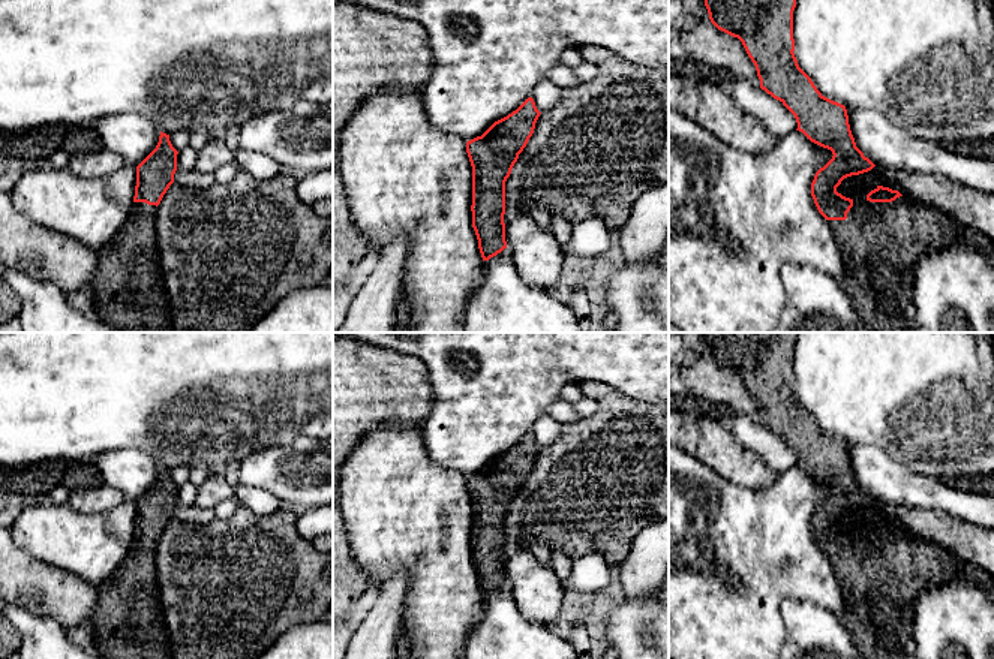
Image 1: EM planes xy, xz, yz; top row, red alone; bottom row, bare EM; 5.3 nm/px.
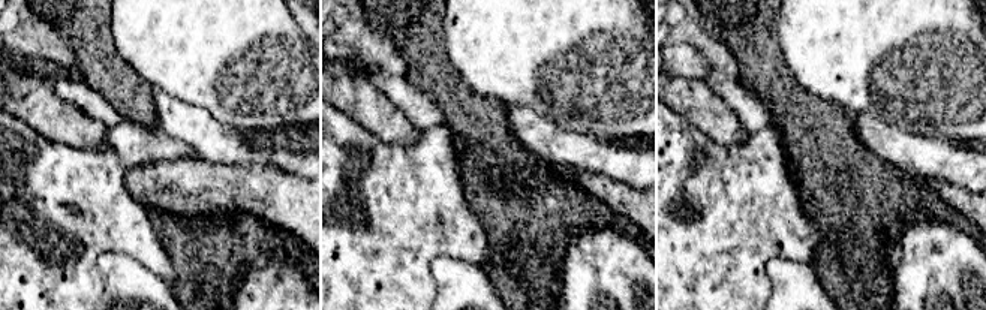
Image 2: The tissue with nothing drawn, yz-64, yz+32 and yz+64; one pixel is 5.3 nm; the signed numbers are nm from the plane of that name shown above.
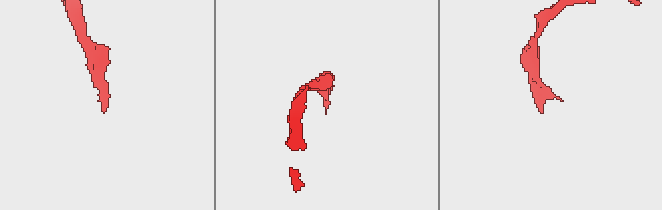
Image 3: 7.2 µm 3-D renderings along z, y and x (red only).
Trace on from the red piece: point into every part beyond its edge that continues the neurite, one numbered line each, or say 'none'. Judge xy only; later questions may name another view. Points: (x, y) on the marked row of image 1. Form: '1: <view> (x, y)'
1: xy (131, 295)

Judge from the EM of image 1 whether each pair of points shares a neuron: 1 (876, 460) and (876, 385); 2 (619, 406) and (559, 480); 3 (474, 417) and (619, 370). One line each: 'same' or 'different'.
1: different
2: same
3: same

